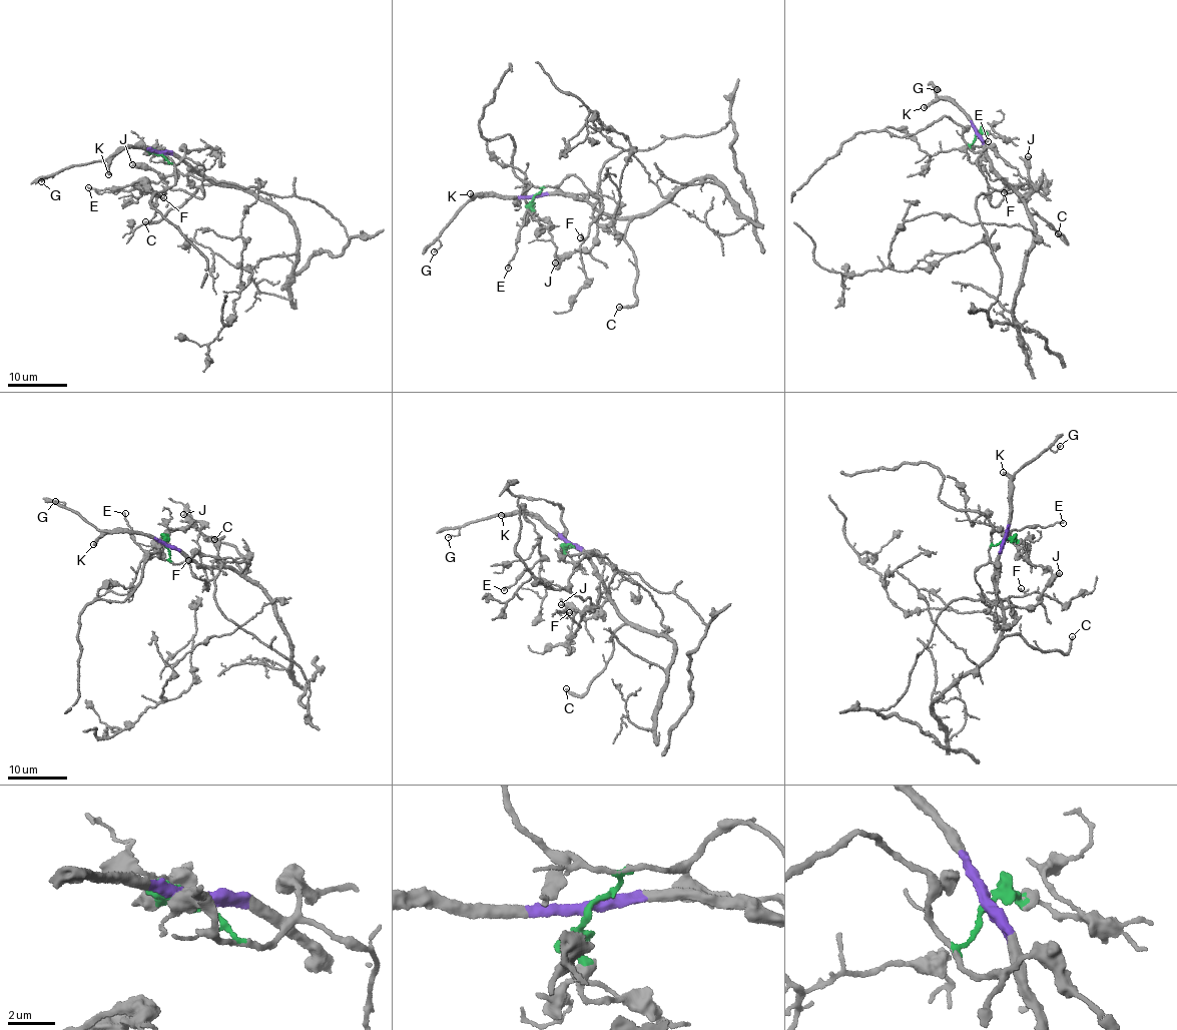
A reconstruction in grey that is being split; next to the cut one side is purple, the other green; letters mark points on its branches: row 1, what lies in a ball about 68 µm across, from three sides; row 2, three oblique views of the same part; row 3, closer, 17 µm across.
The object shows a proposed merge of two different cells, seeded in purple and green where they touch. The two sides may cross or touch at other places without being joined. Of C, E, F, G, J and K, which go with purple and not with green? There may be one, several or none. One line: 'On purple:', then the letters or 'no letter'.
On purple: C, G, J, K

